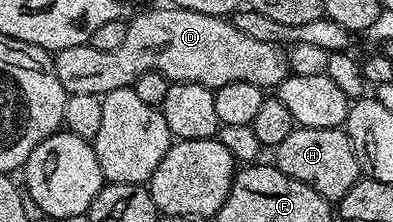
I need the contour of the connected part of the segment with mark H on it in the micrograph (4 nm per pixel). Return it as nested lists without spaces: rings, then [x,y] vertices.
[[[297,127],[282,143],[274,147],[274,164],[290,179],[298,179],[306,183],[306,187],[314,187],[318,195],[322,195],[330,203],[339,202],[350,187],[359,181],[362,170],[354,147],[350,143],[347,132],[343,128],[339,129],[302,129]]]

